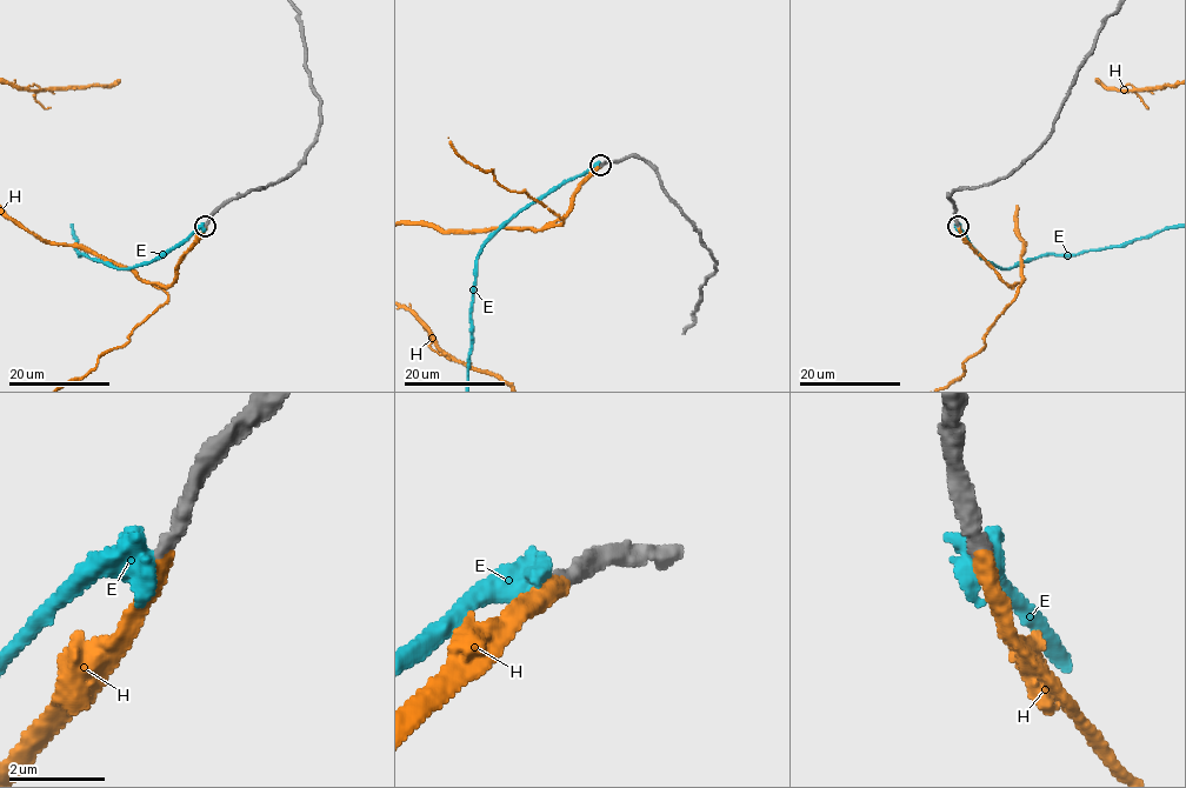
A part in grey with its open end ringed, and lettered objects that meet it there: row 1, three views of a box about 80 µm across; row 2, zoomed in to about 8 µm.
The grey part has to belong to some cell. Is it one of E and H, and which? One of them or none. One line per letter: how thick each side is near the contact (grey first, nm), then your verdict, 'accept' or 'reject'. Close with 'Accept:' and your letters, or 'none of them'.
E: 320/750 nm | reject
H: 320/400 nm | accept
Accept: H

